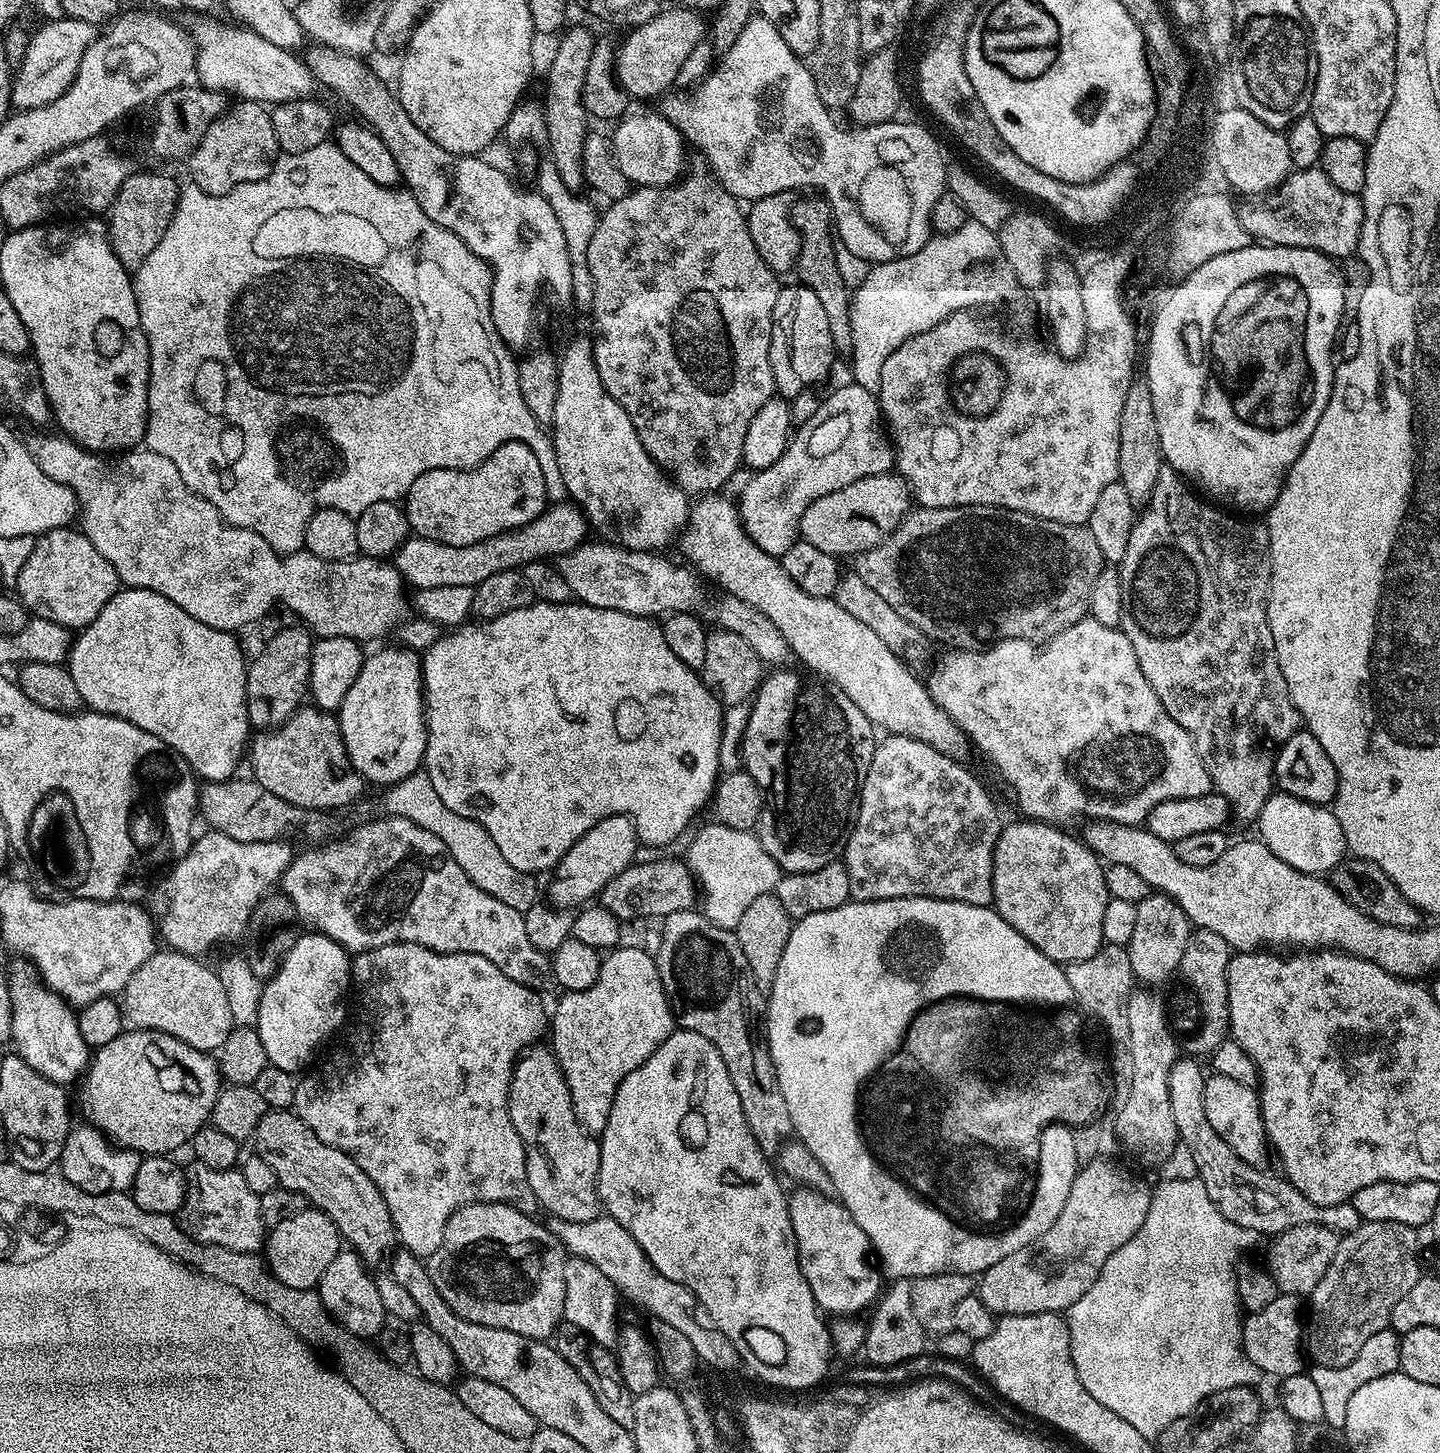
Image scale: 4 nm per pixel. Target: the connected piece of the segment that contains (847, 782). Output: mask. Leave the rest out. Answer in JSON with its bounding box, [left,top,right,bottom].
[740,670,878,873]

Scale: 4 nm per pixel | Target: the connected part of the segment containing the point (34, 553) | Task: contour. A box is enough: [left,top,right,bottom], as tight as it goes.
[14,526,114,626]

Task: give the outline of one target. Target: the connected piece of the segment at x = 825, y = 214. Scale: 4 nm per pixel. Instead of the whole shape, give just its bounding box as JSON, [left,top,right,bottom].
[792,194,852,350]

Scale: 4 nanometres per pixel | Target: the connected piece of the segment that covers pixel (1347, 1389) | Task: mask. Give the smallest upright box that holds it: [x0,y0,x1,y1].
[1310,1326,1401,1430]

